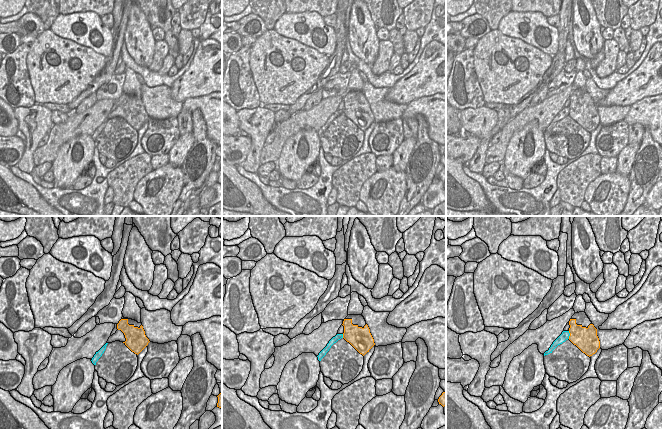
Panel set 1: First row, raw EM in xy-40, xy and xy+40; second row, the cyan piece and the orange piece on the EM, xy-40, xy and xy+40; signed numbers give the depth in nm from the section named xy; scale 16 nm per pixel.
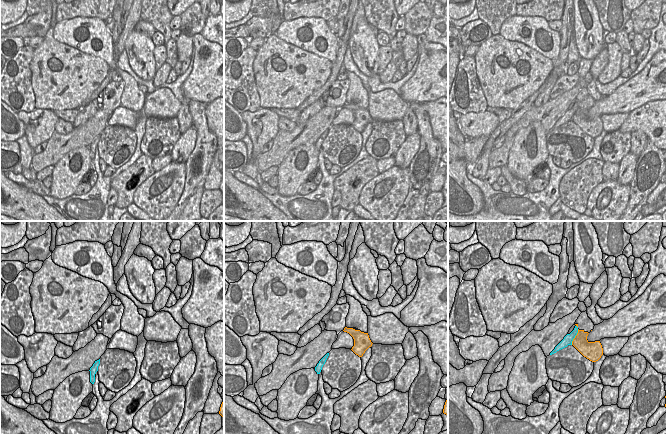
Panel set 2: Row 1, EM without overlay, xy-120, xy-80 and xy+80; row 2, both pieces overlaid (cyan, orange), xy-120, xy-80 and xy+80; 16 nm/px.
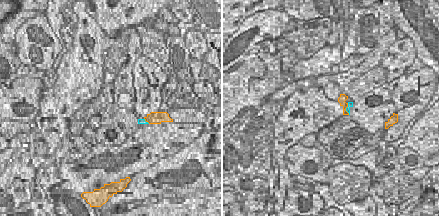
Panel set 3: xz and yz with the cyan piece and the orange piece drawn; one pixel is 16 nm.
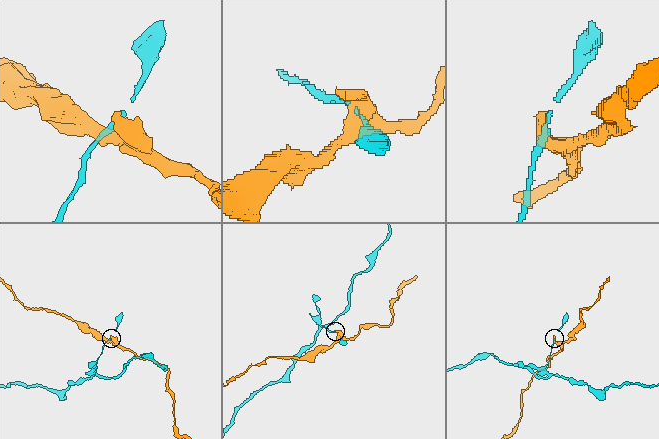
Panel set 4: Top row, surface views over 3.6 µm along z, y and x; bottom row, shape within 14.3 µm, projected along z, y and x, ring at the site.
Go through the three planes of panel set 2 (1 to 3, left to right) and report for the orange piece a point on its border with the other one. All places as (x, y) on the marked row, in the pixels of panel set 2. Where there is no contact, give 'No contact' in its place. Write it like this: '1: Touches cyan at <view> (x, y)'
1: No contact
2: No contact
3: Touches cyan at xy+80 (574, 337)

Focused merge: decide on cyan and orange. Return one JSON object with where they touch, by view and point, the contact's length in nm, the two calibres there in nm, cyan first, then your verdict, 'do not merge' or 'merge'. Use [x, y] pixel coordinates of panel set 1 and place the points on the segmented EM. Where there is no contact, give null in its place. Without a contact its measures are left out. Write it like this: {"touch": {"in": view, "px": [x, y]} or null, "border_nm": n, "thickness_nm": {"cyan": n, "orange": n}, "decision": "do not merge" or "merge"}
{"touch": {"in": "xy+40", "px": [569, 335]}, "border_nm": 130, "thickness_nm": {"cyan": 140, "orange": 360}, "decision": "do not merge"}

